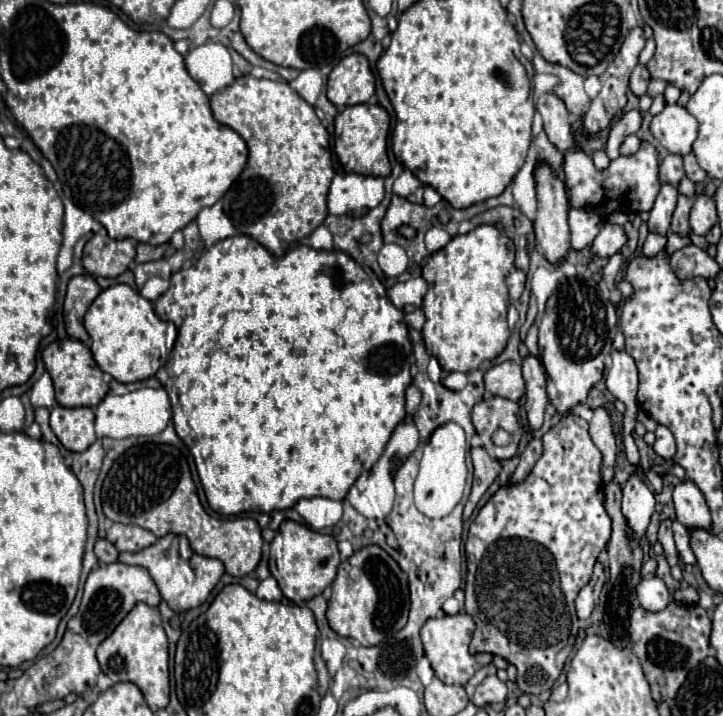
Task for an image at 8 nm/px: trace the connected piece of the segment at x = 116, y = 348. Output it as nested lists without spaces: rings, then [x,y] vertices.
[[[114,285],[102,291],[90,305],[84,327],[92,339],[92,355],[96,365],[120,383],[134,383],[152,377],[168,356],[177,339],[173,323],[160,321],[154,307],[138,291],[128,285]]]

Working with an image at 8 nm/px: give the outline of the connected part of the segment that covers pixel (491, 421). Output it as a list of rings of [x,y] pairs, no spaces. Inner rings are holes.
[[[504,397],[484,399],[472,409],[472,423],[482,439],[482,447],[494,459],[510,459],[518,451],[522,425],[518,419],[518,403]]]

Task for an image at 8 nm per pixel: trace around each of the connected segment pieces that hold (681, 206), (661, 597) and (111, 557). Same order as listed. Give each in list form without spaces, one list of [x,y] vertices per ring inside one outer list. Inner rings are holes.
[[[686,195],[678,197],[678,205],[676,205],[676,211],[674,211],[674,217],[672,217],[672,231],[674,233],[690,235],[690,221],[688,219],[690,219],[692,205],[694,205],[692,197],[686,197]]]
[[[648,577],[648,579],[642,579],[640,585],[638,585],[638,601],[644,609],[648,611],[660,611],[664,609],[668,603],[670,603],[670,593],[664,585],[662,579],[658,577]]]
[[[98,539],[94,545],[94,553],[104,563],[116,563],[118,561],[118,549],[108,539]]]

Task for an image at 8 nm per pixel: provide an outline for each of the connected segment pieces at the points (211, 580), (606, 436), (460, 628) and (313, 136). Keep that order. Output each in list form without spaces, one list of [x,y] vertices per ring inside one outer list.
[[[168,533],[168,535],[160,537],[154,545],[146,547],[140,553],[120,553],[120,563],[140,565],[140,567],[148,569],[162,599],[176,613],[200,607],[208,599],[210,591],[216,587],[220,577],[224,575],[224,565],[218,559],[210,559],[210,557],[202,557],[202,555],[194,553],[190,549],[188,539],[178,533]]]
[[[604,407],[594,409],[594,417],[590,421],[590,437],[594,445],[600,449],[604,461],[602,461],[602,481],[608,485],[614,477],[614,463],[616,463],[616,441],[610,425],[610,415]]]
[[[468,613],[432,617],[424,623],[420,631],[424,653],[430,659],[432,669],[436,671],[436,677],[446,685],[466,685],[480,667],[492,661],[492,655],[470,655],[468,645],[470,645],[472,633],[474,633],[474,619]]]
[[[252,75],[238,77],[232,85],[222,91],[216,91],[210,97],[214,119],[230,129],[234,129],[248,145],[250,157],[248,165],[236,183],[224,195],[224,213],[234,223],[234,227],[260,241],[270,253],[282,255],[292,241],[308,237],[312,229],[320,227],[328,215],[326,195],[334,177],[332,153],[330,153],[330,135],[322,121],[316,117],[314,107],[308,105],[286,81],[256,79]]]

